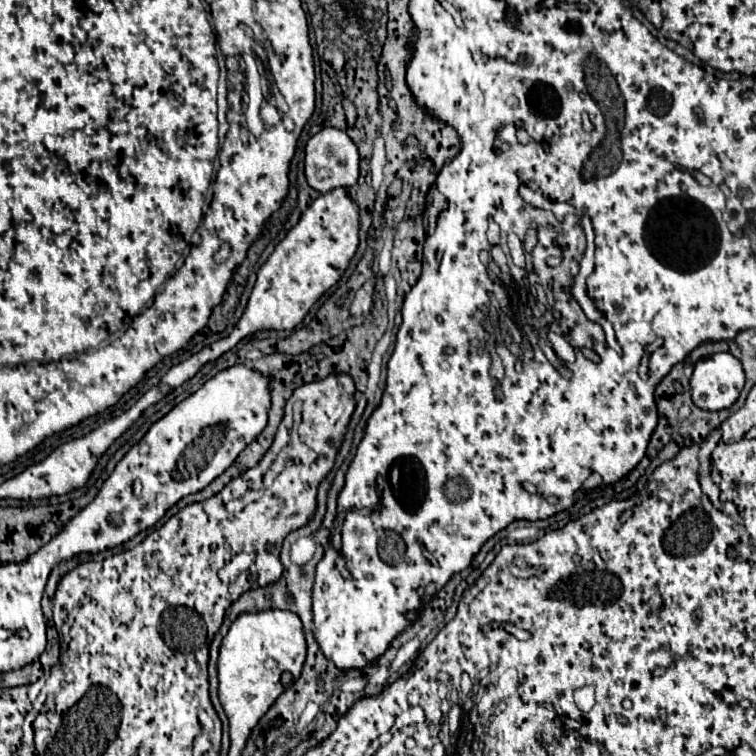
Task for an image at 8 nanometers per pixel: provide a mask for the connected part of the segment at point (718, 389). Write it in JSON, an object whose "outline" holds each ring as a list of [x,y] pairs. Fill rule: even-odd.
{"outline":[[[714,353],[694,365],[692,401],[700,409],[730,409],[744,387],[744,369],[730,353]]]}

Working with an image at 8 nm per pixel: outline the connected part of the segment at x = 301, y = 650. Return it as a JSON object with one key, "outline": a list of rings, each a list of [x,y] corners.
{"outline":[[[268,609],[260,613],[244,613],[232,623],[222,641],[218,657],[220,703],[230,719],[230,747],[244,749],[254,725],[284,691],[284,685],[280,683],[282,673],[290,671],[294,677],[300,677],[304,661],[306,639],[298,615],[290,611]]]}

